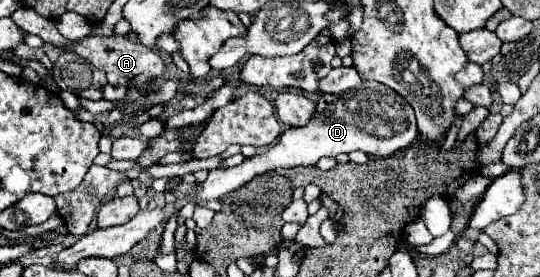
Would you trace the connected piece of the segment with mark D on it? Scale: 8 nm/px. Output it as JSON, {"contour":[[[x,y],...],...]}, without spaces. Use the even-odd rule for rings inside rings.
{"contour":[[[363,81],[361,89],[357,93],[341,93],[339,97],[335,95],[321,95],[319,103],[317,103],[317,113],[315,117],[309,121],[309,125],[299,127],[299,129],[287,129],[279,141],[275,145],[271,145],[265,153],[255,155],[245,159],[241,165],[231,167],[231,169],[213,169],[209,171],[209,177],[205,183],[199,185],[199,201],[211,201],[211,199],[221,199],[225,193],[231,193],[233,189],[239,189],[241,185],[245,185],[247,181],[251,181],[253,177],[265,173],[265,171],[273,171],[279,167],[299,167],[299,165],[315,165],[321,157],[335,157],[339,153],[351,153],[351,151],[363,151],[369,157],[389,157],[401,149],[407,149],[411,143],[415,143],[417,139],[417,125],[415,125],[415,115],[413,109],[407,101],[403,101],[403,97],[399,97],[399,93],[395,93],[393,89],[387,89],[383,83],[377,81]]]}

